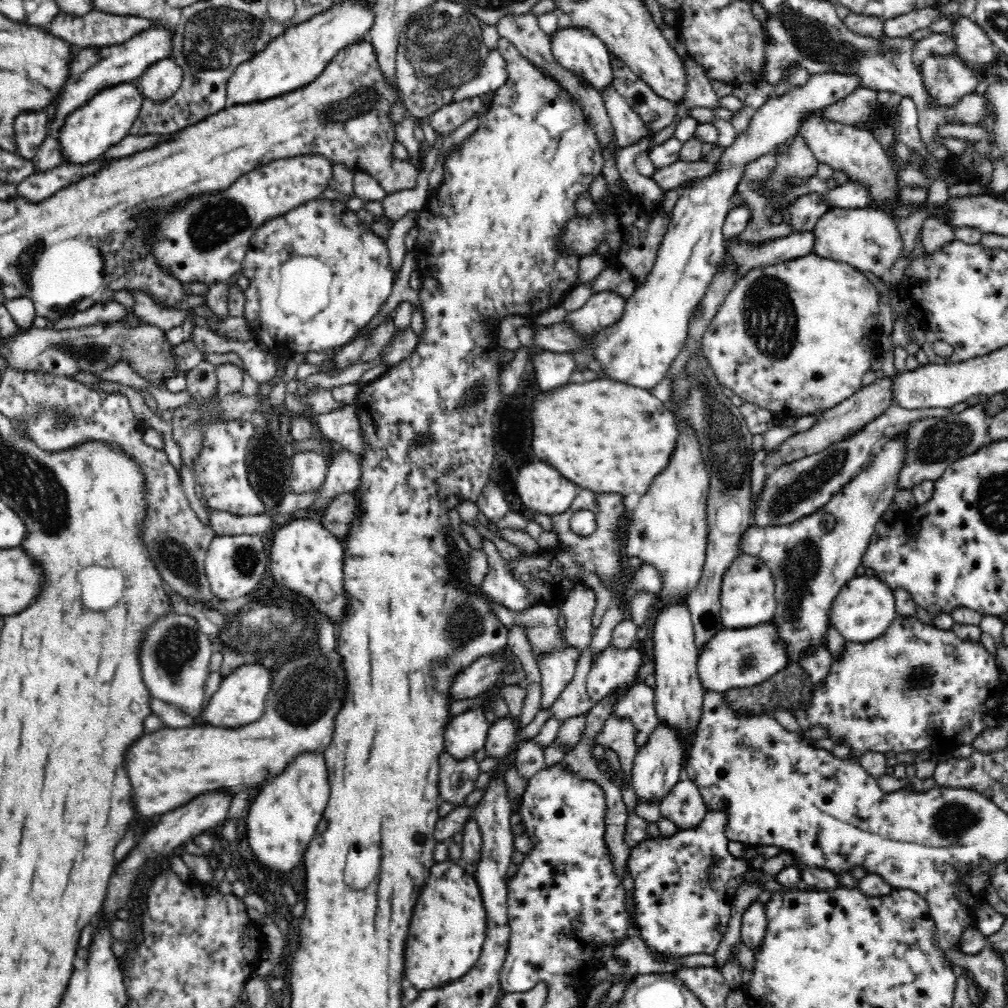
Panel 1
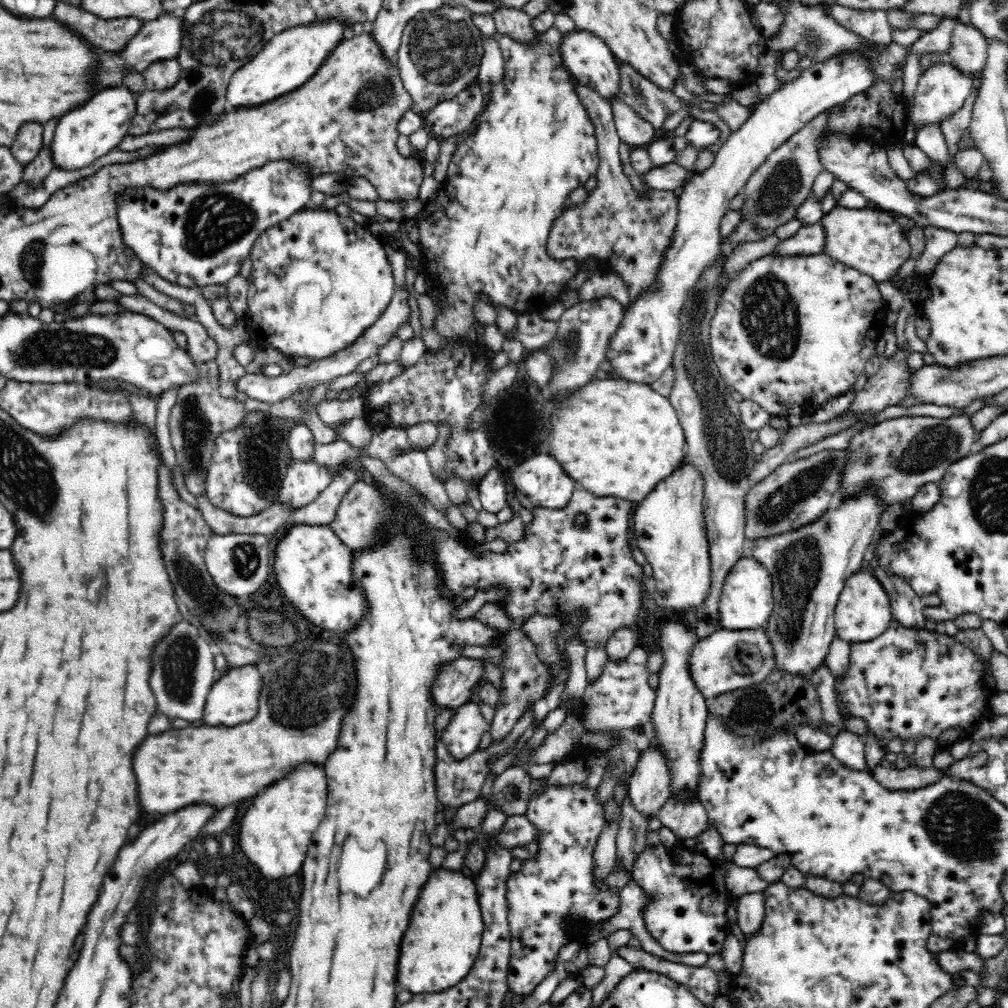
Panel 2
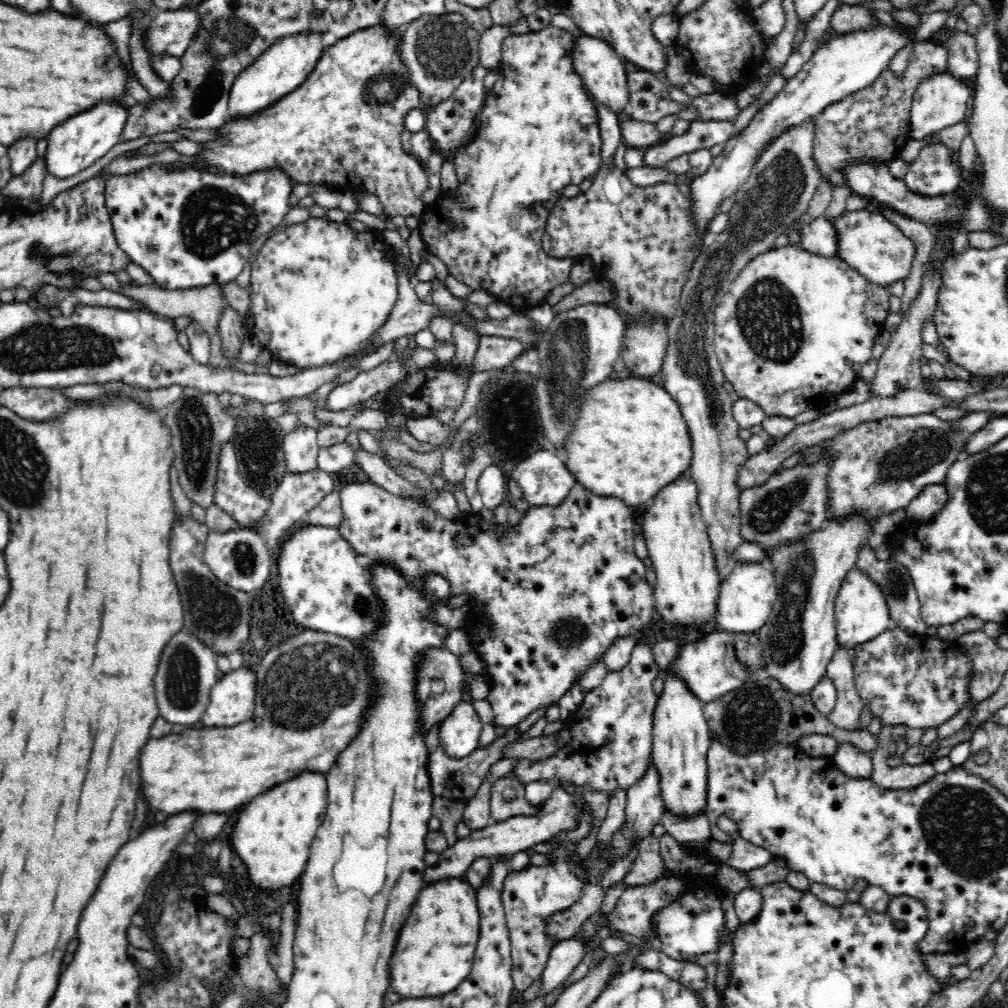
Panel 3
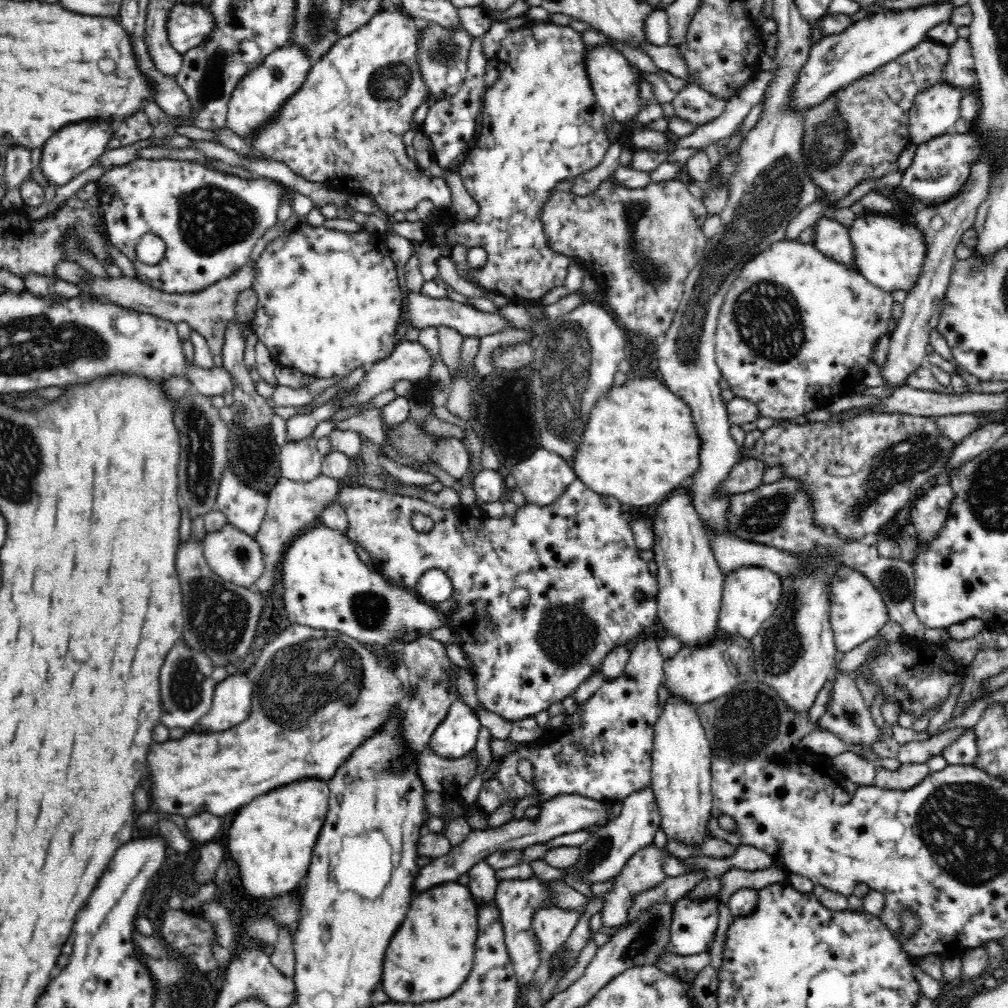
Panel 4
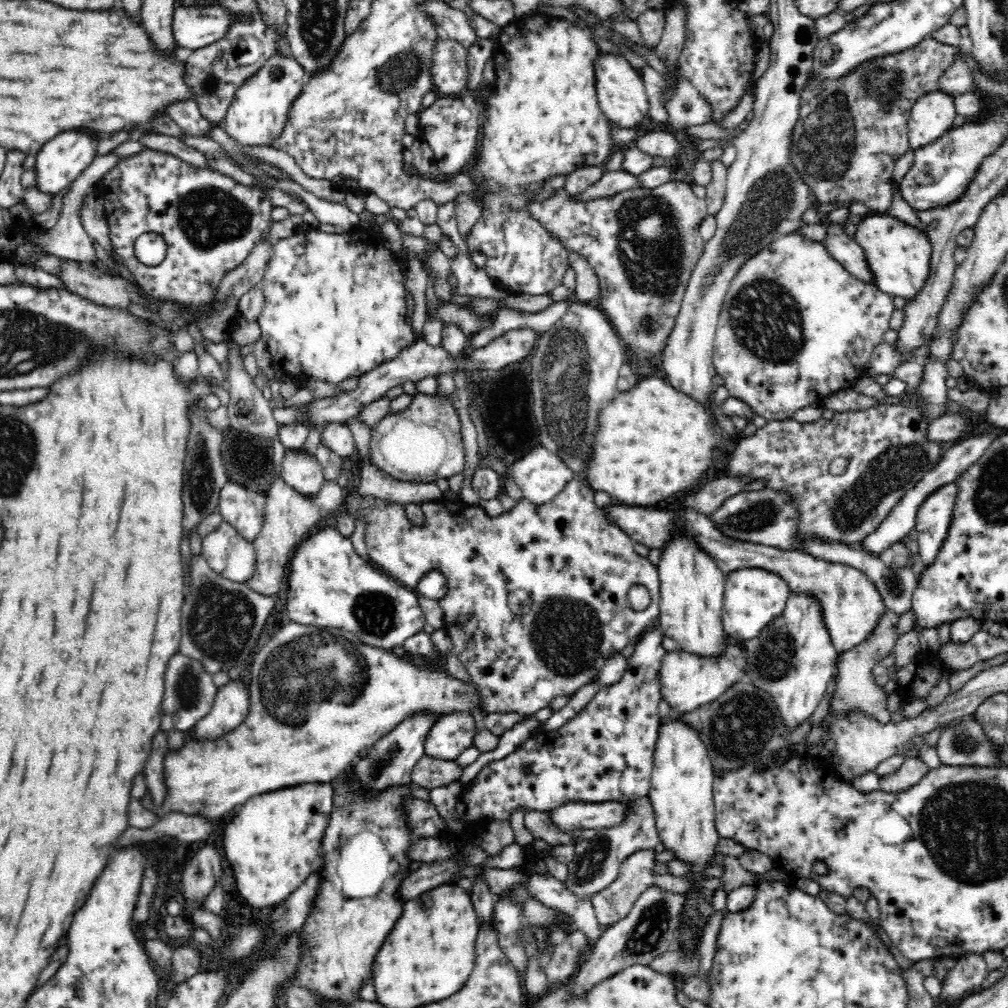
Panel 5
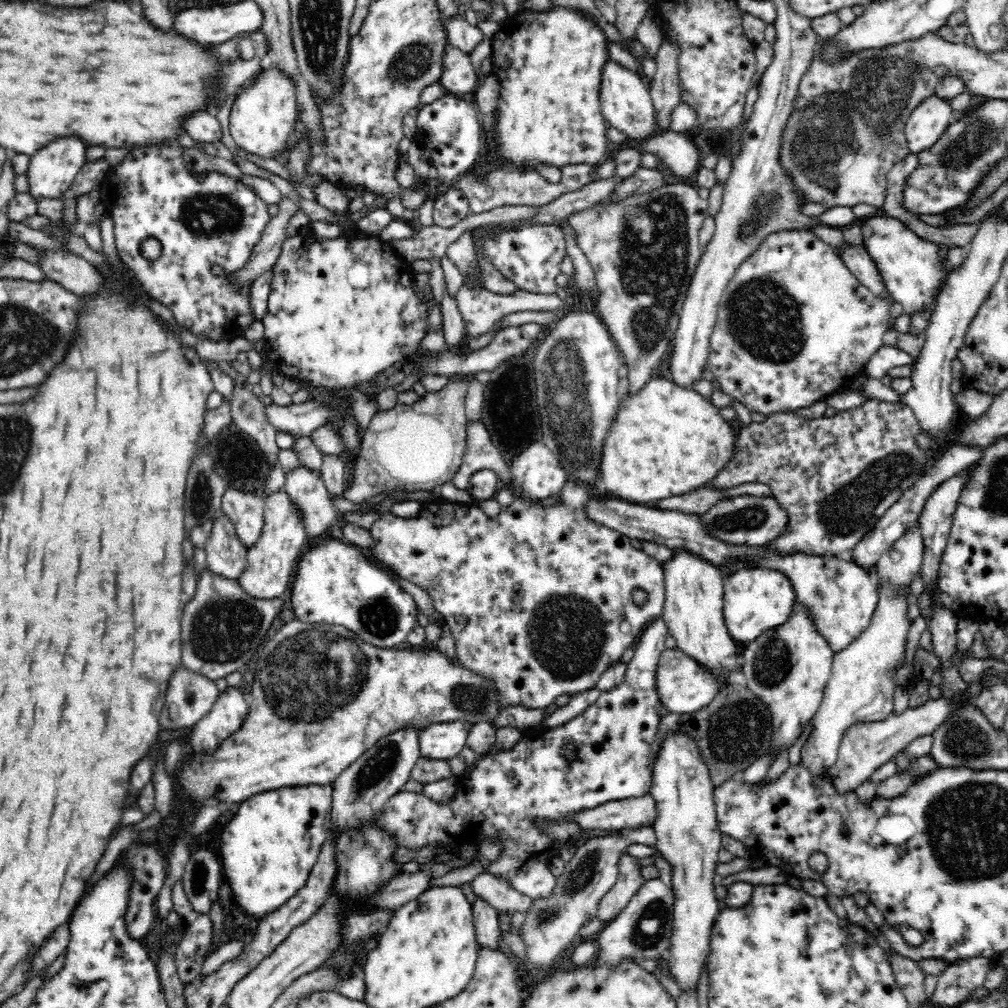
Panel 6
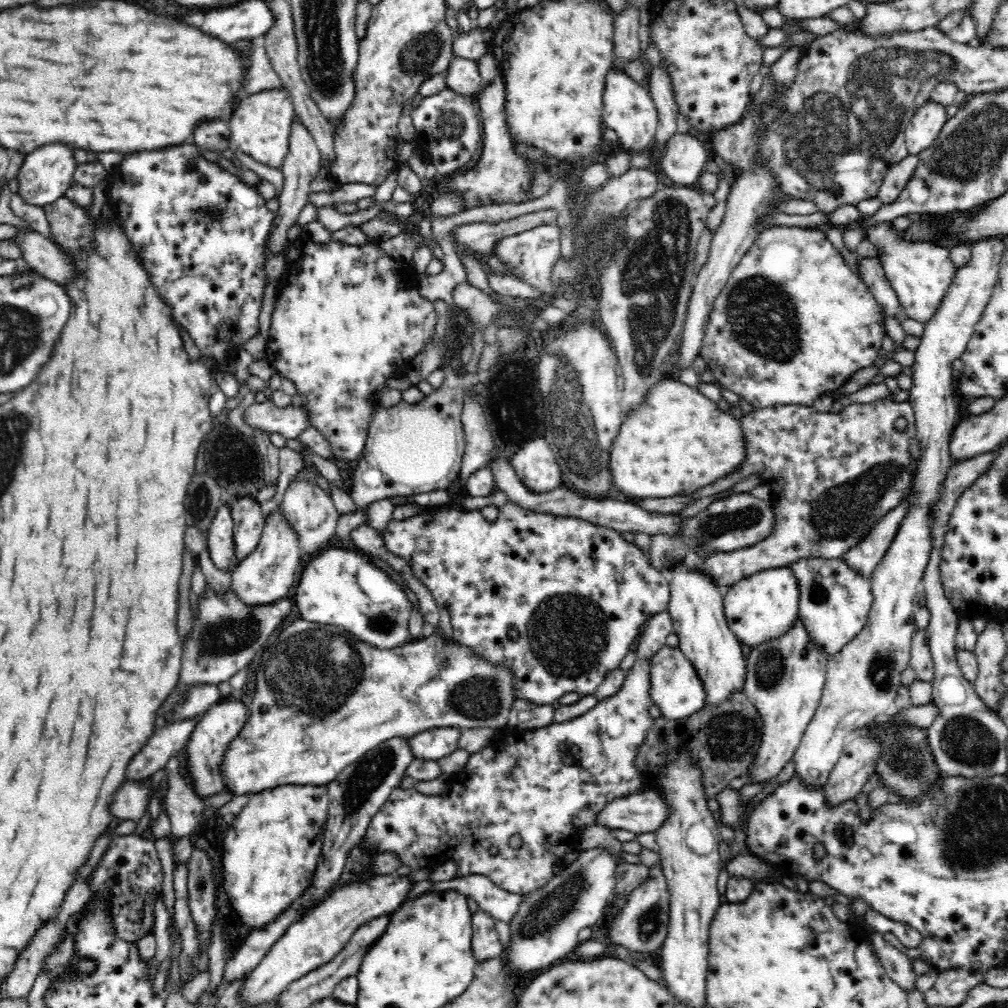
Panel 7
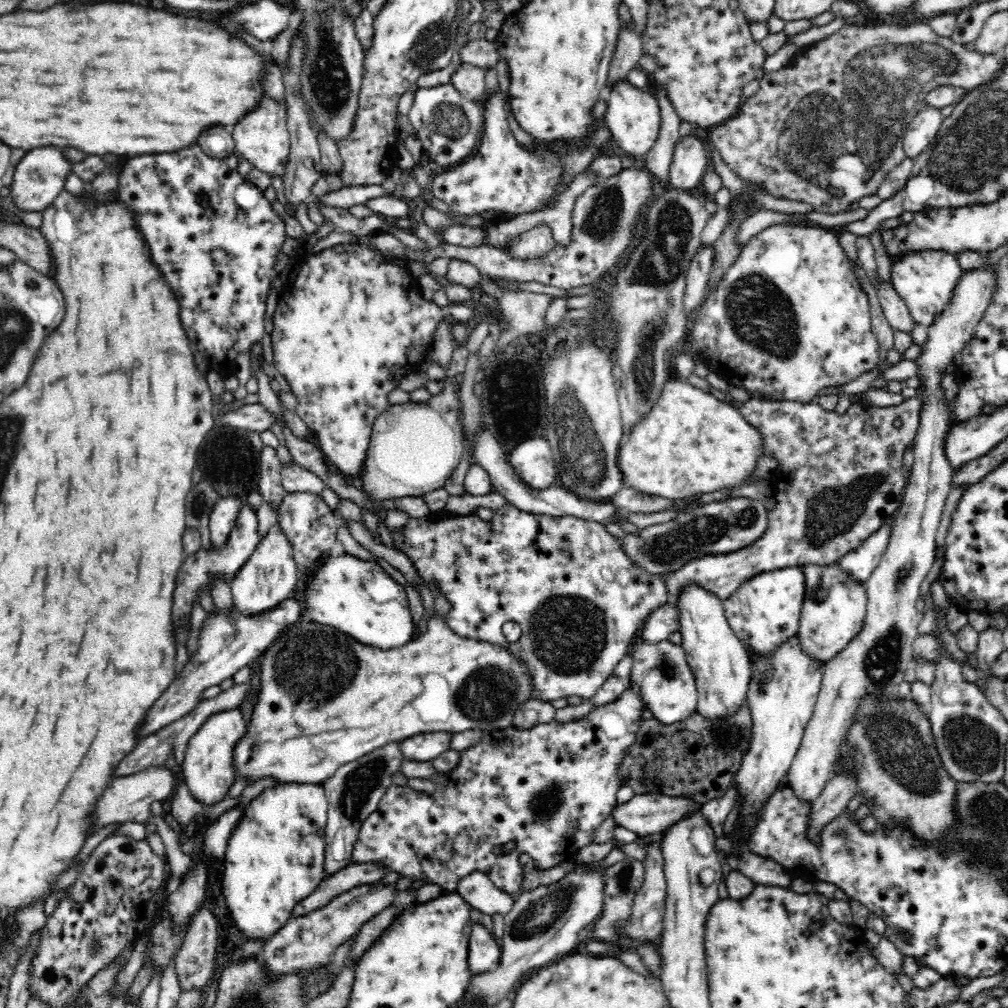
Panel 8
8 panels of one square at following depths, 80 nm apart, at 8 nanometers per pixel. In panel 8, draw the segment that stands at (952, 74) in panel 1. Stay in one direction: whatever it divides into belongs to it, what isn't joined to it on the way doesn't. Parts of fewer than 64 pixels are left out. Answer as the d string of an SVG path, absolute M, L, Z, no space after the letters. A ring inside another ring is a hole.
M924 106L904 131L903 148L906 156L915 158L935 140L945 118L936 106Z

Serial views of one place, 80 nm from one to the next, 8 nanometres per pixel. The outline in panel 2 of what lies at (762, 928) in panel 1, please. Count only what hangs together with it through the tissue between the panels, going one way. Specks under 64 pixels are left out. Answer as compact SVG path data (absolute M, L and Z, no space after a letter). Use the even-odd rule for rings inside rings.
M746 893L737 899L737 925L746 940L760 932L765 917L765 898L763 893Z

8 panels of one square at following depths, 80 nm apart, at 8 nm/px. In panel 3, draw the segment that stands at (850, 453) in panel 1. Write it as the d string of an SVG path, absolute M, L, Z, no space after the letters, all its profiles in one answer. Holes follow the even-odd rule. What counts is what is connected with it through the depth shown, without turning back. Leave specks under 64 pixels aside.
M822 454L814 463L800 462L794 468L786 468L772 474L760 486L744 489L739 496L739 505L741 508L740 530L746 542L773 546L778 542L794 542L818 528L824 528L828 512L834 509L829 508L829 486L827 485L831 468L832 457L830 454Z

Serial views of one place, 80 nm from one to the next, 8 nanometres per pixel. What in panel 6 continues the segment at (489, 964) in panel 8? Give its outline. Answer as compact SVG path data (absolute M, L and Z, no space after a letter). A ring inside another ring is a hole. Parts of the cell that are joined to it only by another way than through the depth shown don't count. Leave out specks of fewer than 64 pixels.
M474 898L471 909L473 910L473 925L476 929L476 941L480 947L499 949L501 932L498 930L498 912L483 898Z

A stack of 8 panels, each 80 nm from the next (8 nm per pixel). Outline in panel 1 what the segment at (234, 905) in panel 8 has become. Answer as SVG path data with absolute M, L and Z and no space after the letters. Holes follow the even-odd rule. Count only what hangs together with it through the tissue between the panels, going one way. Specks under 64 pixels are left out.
M324 753L300 754L272 780L268 780L248 812L248 842L255 857L270 870L292 870L303 856L316 834L328 802L330 781Z

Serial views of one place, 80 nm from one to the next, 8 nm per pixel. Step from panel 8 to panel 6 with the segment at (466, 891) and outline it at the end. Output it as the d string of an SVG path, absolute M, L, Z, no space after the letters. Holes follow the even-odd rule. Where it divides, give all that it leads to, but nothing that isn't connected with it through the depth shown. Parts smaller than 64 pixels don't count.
M487 871L474 878L472 888L477 896L487 900L498 913L524 912L526 914L533 905L534 898L518 892L508 879L492 875Z

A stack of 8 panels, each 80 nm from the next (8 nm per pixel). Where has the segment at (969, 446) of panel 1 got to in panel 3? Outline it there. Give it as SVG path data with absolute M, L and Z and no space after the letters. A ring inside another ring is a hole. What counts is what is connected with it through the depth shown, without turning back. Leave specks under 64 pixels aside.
M916 414L916 416L888 416L882 418L882 420L862 422L850 430L844 431L842 434L835 436L832 440L824 441L821 446L829 446L830 451L825 454L830 454L832 457L832 468L829 474L829 508L834 508L831 512L828 512L828 517L831 515L833 518L840 518L840 516L846 516L850 512L856 512L856 510L861 510L865 512L865 516L877 520L882 514L890 514L898 508L906 508L910 501L912 501L920 492L924 486L940 484L944 482L947 471L950 466L957 462L961 457L966 456L965 446L968 442L970 434L967 432L959 432L957 428L953 427L950 421L944 421L935 415L930 414Z

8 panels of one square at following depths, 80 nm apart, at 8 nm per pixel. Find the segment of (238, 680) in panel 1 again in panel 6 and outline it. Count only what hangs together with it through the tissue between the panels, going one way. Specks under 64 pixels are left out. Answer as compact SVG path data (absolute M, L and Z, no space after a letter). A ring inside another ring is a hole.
M228 686L222 691L210 712L187 731L193 752L200 754L214 750L220 742L234 734L249 712L248 700L236 686Z

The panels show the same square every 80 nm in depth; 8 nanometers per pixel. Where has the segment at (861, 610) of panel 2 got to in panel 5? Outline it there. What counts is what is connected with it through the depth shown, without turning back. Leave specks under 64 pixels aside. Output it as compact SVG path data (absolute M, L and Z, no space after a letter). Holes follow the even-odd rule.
M681 508L681 526L714 559L726 575L740 568L763 568L781 576L789 589L812 595L822 603L823 617L833 645L845 653L864 642L875 629L885 605L873 582L860 570L844 563L832 563L802 551L783 551L779 548L744 542L724 534L711 517L696 509Z

